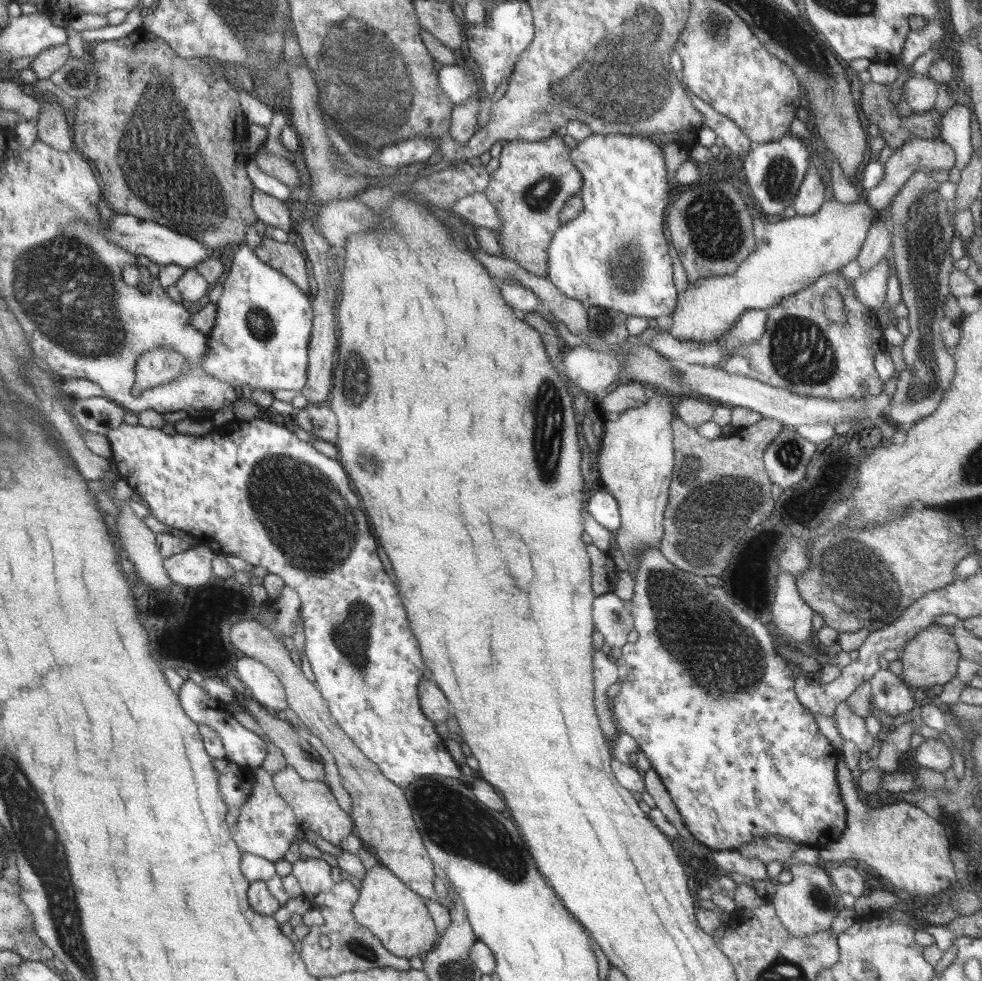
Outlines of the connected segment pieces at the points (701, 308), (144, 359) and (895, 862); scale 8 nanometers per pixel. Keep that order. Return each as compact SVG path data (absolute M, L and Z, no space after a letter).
M828 197L825 204L816 214L810 216L781 217L763 222L762 218L754 221L754 234L757 236L757 248L746 261L742 261L738 272L730 275L714 275L704 277L696 283L689 283L678 298L677 313L671 315L670 327L667 332L681 342L693 341L712 343L720 341L729 333L734 322L738 322L742 314L750 310L768 310L777 306L791 295L801 293L801 290L814 284L822 275L840 270L851 260L858 258L869 236L869 230L877 220L877 212L863 198L858 198L852 204L842 204Z
M150 350L150 354L144 353L137 364L137 380L133 387L136 392L172 381L187 370L187 363L181 355L174 350Z
M844 760L838 762L838 784L845 808L849 810L849 826L837 842L830 842L827 845L819 846L819 859L822 864L829 866L831 864L844 864L845 860L852 860L866 864L878 874L880 880L886 880L897 893L906 897L914 905L923 905L927 898L943 896L950 891L952 884L956 882L956 870L948 854L948 836L946 828L932 816L928 816L924 810L916 808L911 803L899 801L895 804L884 806L882 808L872 809L870 818L861 822L860 820L860 800L856 784L852 782L852 771Z

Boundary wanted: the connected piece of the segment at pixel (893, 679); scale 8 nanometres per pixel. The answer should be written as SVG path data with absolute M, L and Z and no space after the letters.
M880 669L868 683L874 704L886 714L890 714L890 716L904 715L913 710L914 690L894 675L890 669Z

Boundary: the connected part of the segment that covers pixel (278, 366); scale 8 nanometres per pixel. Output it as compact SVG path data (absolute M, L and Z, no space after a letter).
M244 242L234 255L228 277L222 286L224 291L215 305L216 321L209 333L209 349L201 362L201 370L239 390L248 384L252 390L259 388L271 393L278 389L299 392L306 385L308 342L312 337L313 319L316 317L310 296L306 296L293 279L271 267Z

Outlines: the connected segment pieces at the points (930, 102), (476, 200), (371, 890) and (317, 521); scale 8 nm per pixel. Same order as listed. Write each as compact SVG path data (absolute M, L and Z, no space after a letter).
M914 74L901 87L900 96L908 102L912 112L933 110L937 103L940 82L929 75Z
M474 193L464 198L459 198L452 208L458 216L464 218L464 222L475 227L498 230L502 226L501 215L498 207L486 193Z
M382 864L374 865L366 871L361 885L360 897L353 906L353 915L356 916L357 923L380 939L386 950L399 957L411 959L413 956L421 957L422 952L433 949L438 934L422 895L406 886L389 867Z
M254 418L250 421L232 420L216 427L213 433L202 437L196 435L164 434L161 429L153 429L147 426L132 426L121 424L118 428L110 430L105 435L113 447L113 456L110 457L118 469L120 478L124 479L148 504L149 514L167 524L172 528L184 530L188 535L194 536L199 544L209 546L217 553L238 556L246 560L253 566L264 566L270 574L278 576L285 586L293 587L301 596L301 617L303 619L305 634L305 652L311 664L311 668L316 677L316 684L324 697L328 700L329 709L334 718L344 728L357 746L365 752L379 767L383 773L396 783L398 787L406 789L417 780L429 776L450 776L450 778L460 778L462 770L460 766L452 760L448 754L444 740L438 736L434 721L426 718L423 710L420 710L419 686L424 672L424 661L421 655L421 645L416 642L416 635L408 628L408 620L404 600L400 600L398 588L392 584L388 572L384 570L380 558L378 558L378 542L370 532L368 520L364 526L364 512L362 512L362 502L360 498L352 492L346 469L340 466L340 461L332 460L330 456L320 454L308 442L302 442L292 434L288 428L284 428L284 423L272 424L263 418Z

